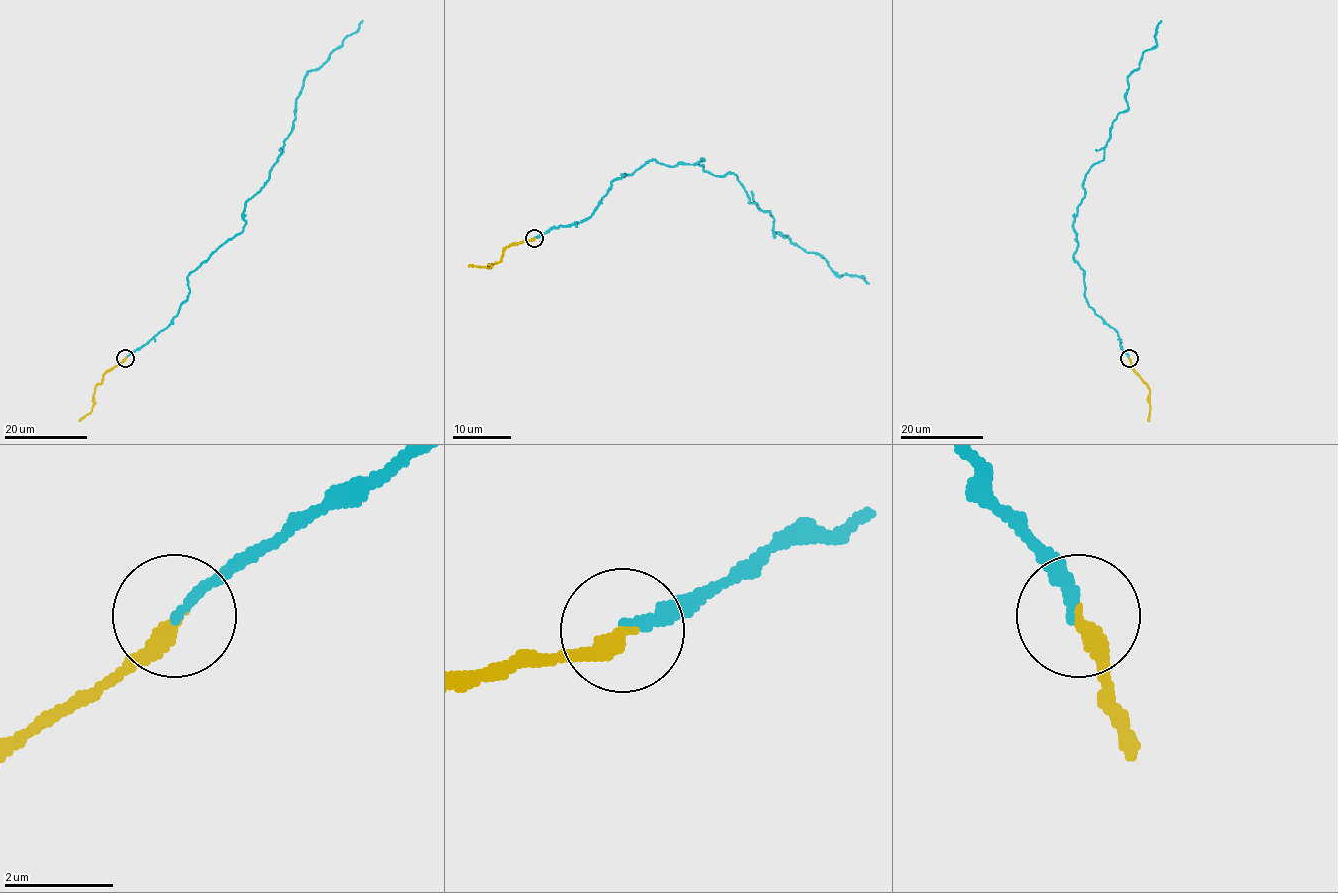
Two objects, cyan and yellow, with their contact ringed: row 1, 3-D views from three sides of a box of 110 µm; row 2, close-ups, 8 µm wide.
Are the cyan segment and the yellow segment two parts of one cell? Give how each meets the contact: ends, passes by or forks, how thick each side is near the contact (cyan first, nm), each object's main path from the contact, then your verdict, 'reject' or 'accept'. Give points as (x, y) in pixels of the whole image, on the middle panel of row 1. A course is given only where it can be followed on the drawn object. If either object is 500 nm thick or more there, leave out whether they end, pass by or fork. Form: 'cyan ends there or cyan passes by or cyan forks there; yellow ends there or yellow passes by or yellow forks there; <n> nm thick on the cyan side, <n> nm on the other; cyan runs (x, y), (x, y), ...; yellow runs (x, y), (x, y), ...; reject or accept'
cyan ends there; yellow ends there; 190 nm thick on the cyan side, 340 nm on the other; cyan runs (534, 237), (587, 220), (612, 182), (653, 159), (704, 159), (714, 176), (737, 176), (775, 236), (869, 283); yellow runs (534, 237), (512, 243), (503, 252), (501, 259), (489, 267), (469, 267); accept

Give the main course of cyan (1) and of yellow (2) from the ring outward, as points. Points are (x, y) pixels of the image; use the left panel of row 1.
1: (125, 358), (177, 314), (187, 276), (243, 230), (245, 204), (292, 130), (305, 74), (363, 20)
2: (125, 358), (103, 376), (102, 382), (96, 386), (94, 406), (79, 421)

